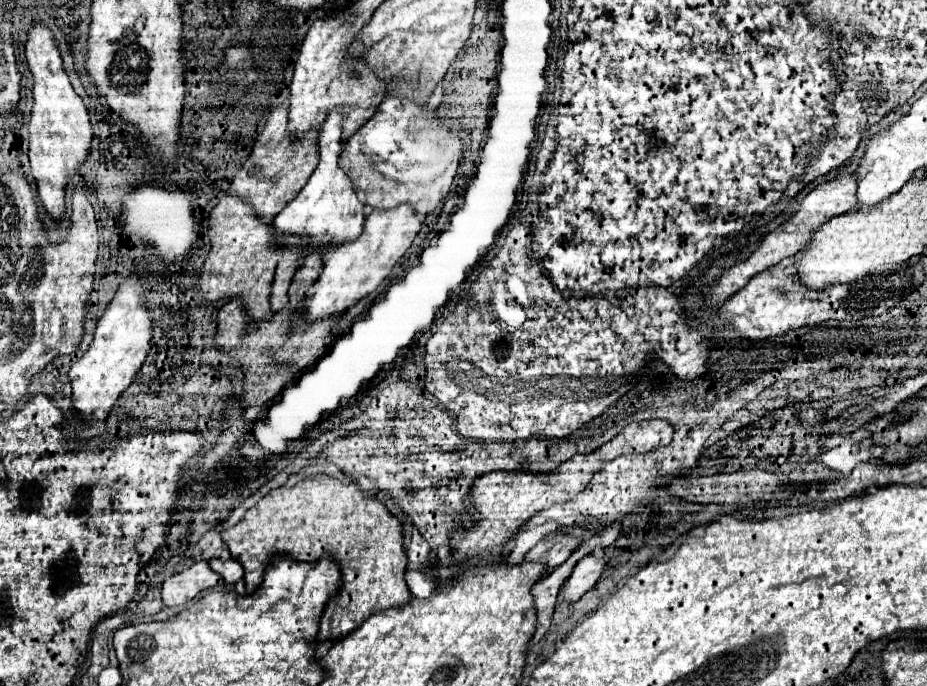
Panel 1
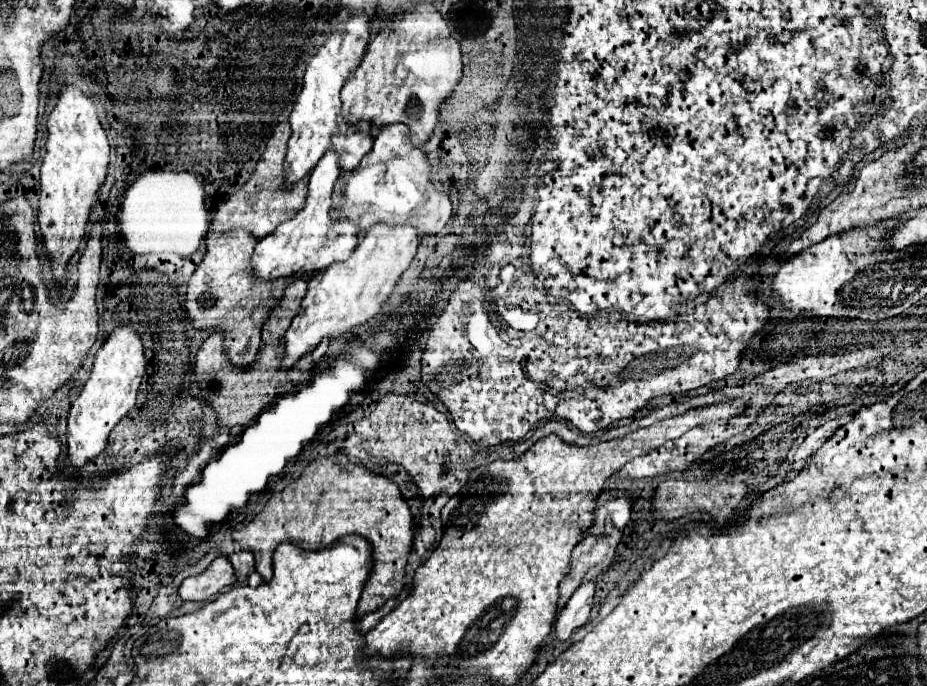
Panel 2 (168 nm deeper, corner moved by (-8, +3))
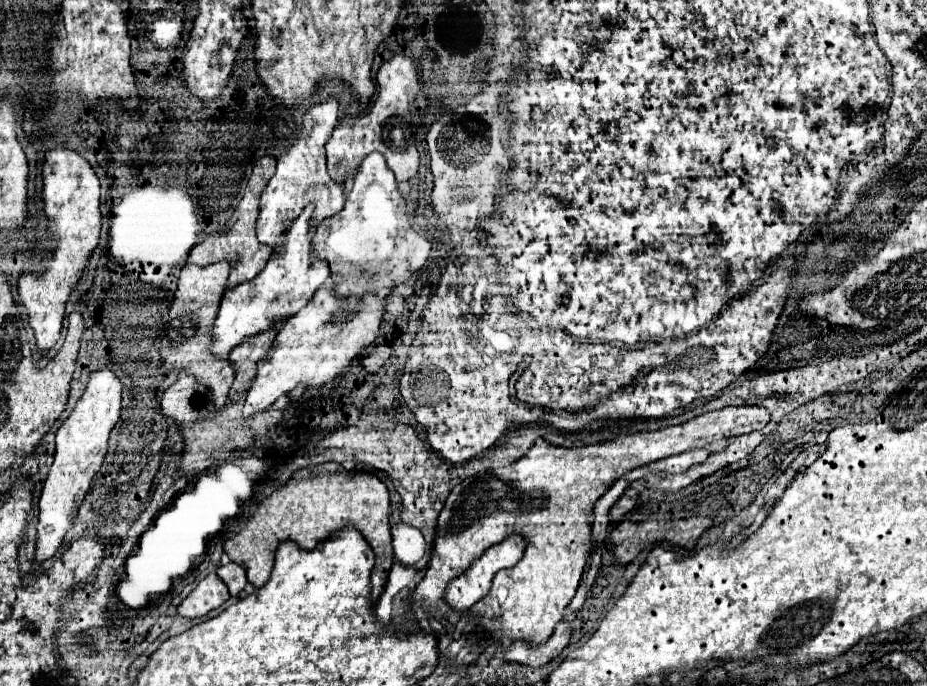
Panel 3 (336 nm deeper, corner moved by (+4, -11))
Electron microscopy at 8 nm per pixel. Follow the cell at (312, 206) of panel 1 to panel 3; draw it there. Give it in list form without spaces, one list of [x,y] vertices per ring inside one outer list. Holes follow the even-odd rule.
[[[308,203],[308,207],[286,229],[284,251],[274,253],[268,265],[252,281],[244,281],[232,289],[226,289],[212,331],[214,333],[212,353],[216,357],[226,359],[230,355],[230,349],[242,343],[244,337],[256,335],[268,329],[268,325],[272,325],[274,321],[288,319],[290,315],[300,311],[312,299],[316,289],[322,283],[326,283],[326,279],[330,277],[330,267],[324,259],[318,259],[312,253],[312,227],[310,227],[312,213],[314,203]]]

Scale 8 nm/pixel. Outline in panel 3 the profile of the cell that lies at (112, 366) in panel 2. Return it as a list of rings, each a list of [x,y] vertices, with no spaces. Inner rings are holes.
[[[102,367],[90,375],[84,395],[78,399],[70,417],[56,431],[54,463],[50,467],[50,473],[46,477],[46,483],[40,495],[34,569],[38,567],[40,561],[50,559],[58,551],[66,531],[72,527],[78,507],[90,489],[90,481],[104,463],[106,449],[108,449],[108,435],[120,417],[120,403],[122,403],[122,383],[110,367]]]

